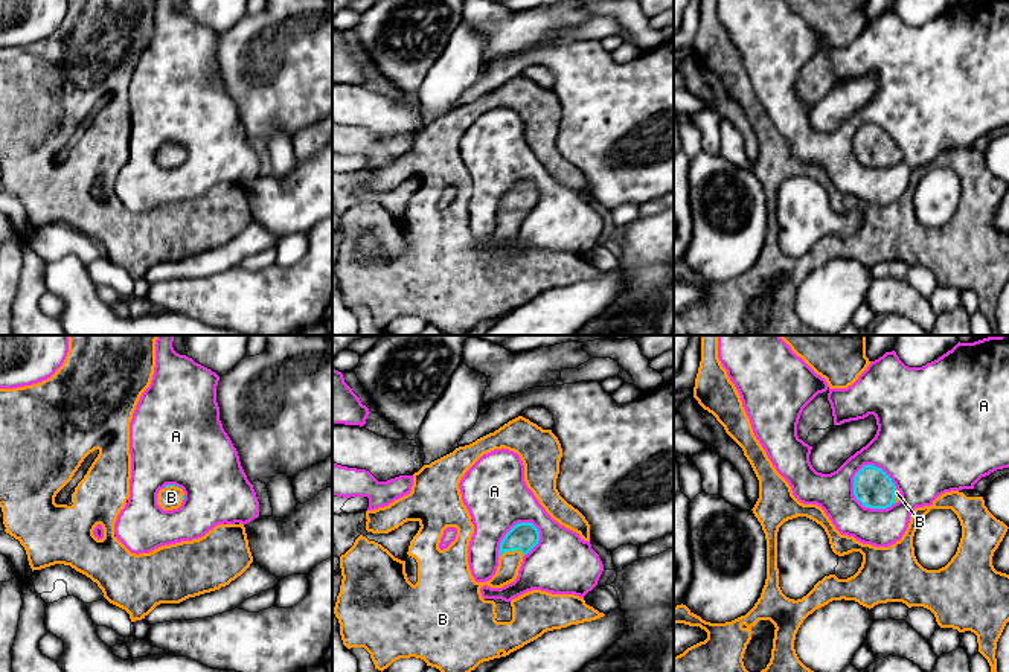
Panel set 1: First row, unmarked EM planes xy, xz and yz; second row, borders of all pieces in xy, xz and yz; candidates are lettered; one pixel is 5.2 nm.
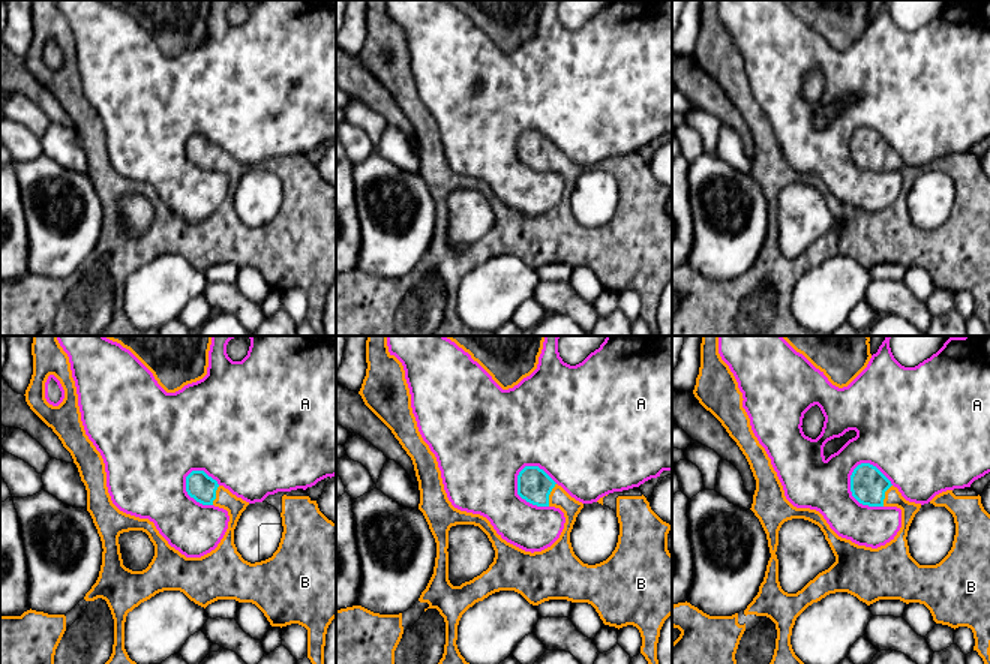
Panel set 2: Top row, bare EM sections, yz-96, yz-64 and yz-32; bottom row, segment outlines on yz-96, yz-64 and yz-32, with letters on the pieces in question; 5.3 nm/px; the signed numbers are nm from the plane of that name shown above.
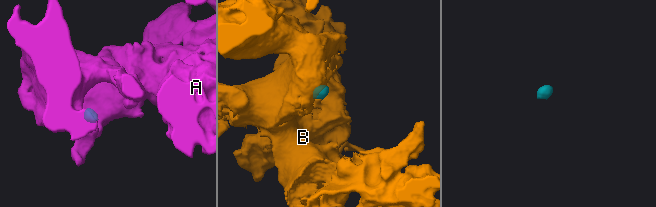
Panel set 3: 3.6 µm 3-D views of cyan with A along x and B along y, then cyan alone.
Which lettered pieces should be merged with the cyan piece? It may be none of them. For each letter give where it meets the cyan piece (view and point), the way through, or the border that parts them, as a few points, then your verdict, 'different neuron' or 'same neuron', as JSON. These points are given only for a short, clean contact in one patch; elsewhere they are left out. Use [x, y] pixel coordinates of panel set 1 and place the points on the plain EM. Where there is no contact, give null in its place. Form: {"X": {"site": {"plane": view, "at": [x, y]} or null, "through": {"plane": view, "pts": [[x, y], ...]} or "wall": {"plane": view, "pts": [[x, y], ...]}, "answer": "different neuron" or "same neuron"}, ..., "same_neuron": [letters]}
{"A": {"site": {"plane": "yz", "at": [864, 165]}, "wall": {"plane": "yz", "pts": [[854, 133], [854, 154], [864, 165], [889, 166], [895, 162]]}, "answer": "different neuron"}, "B": {"site": {"plane": "xz", "at": [511, 209]}, "through": {"plane": "xz", "pts": [[523, 195], [511, 209], [509, 221]]}, "answer": "same neuron"}, "same_neuron": ["B"]}

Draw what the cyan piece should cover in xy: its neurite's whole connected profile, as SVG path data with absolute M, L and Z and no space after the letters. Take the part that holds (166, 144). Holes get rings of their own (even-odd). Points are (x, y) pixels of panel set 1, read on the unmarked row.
M166 143L163 148L157 152L157 163L163 169L172 169L178 168L184 158L184 151L181 146L175 143Z

